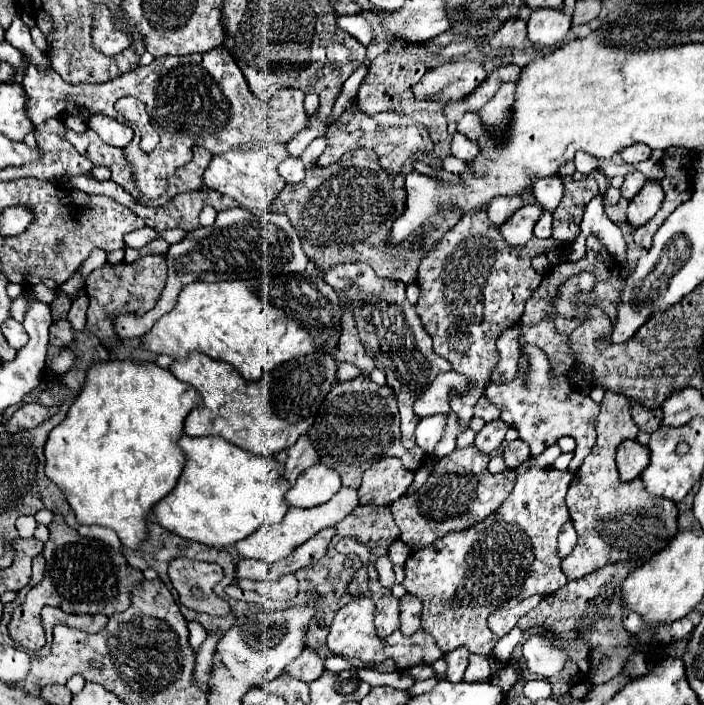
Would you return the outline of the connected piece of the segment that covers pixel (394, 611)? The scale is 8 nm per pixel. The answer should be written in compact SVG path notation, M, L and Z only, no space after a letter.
M371 589L371 597L375 601L381 601L375 611L377 635L381 639L389 637L395 629L399 629L399 599L395 599L389 589Z

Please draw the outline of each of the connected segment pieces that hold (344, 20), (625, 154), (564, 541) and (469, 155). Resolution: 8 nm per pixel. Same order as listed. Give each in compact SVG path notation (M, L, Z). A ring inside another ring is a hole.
M345 15L337 19L337 25L353 35L357 41L361 41L365 47L373 41L373 27L361 17L361 15Z
M631 145L631 147L627 147L627 149L621 151L623 161L629 163L629 165L645 161L645 159L649 159L649 155L651 155L651 149L647 145Z
M565 523L563 525L563 531L559 533L559 549L557 549L559 551L559 557L563 559L565 555L569 555L569 547L573 549L575 543L577 543L577 533L575 533L575 529L573 529L571 523Z
M461 133L453 135L453 141L451 141L451 155L453 157L457 157L461 161L469 161L477 155L477 151L479 151L479 147L475 143L471 143L465 135L461 135Z

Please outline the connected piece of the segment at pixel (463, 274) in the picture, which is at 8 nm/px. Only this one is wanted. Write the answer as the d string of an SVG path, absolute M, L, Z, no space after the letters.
M495 197L487 205L487 211L483 209L475 215L463 215L459 223L451 227L421 259L419 265L417 285L421 295L415 305L417 315L433 339L435 353L451 361L453 369L465 375L473 387L464 395L453 394L451 397L451 410L459 418L461 431L473 418L474 407L482 396L483 387L489 383L499 361L499 351L495 345L497 337L501 331L519 325L527 299L543 279L535 269L531 269L531 259L541 251L545 253L547 249L557 249L561 245L553 237L543 241L533 237L523 247L511 247L505 243L497 227L501 227L523 205L525 203L521 197Z

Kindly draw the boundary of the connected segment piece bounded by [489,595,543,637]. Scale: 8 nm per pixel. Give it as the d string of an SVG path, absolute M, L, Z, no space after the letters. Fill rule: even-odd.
M531 595L531 597L523 599L523 601L521 601L517 607L513 607L513 609L499 609L499 611L491 613L491 617L489 617L489 627L491 627L491 631L495 631L499 637L507 635L507 633L511 631L511 627L515 627L517 621L519 621L527 611L531 611L541 599L543 599L541 595Z

